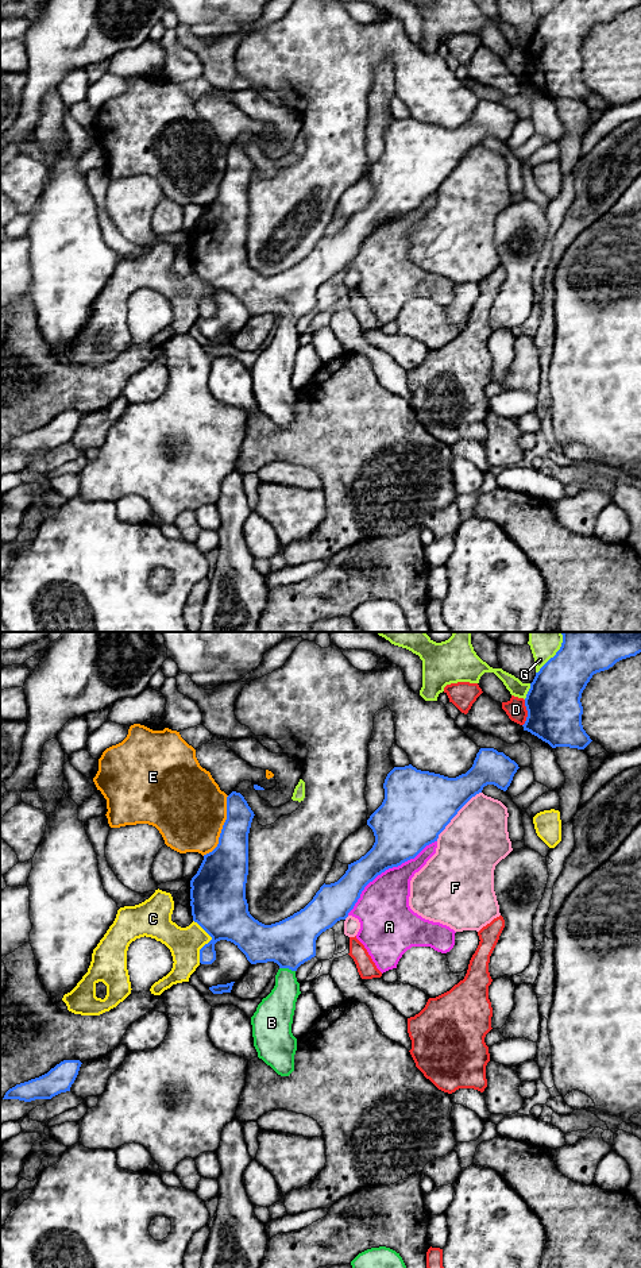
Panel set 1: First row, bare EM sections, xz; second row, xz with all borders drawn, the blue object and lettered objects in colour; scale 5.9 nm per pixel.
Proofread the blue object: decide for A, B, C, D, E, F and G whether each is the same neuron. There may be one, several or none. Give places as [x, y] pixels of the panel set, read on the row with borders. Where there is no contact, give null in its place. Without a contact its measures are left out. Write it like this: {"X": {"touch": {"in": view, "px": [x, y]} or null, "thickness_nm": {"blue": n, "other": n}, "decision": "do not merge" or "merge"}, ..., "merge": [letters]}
{"A": {"touch": {"in": "xz", "px": [386, 868]}, "thickness_nm": {"blue": 320, "other": 320}, "decision": "do not merge"}, "B": {"touch": {"in": "xz", "px": [288, 967]}, "thickness_nm": {"blue": 280, "other": 190}, "decision": "merge"}, "C": {"touch": {"in": "xz", "px": [209, 941]}, "thickness_nm": {"blue": 320, "other": 190}, "decision": "do not merge"}, "D": {"touch": {"in": "xz", "px": [528, 713]}, "thickness_nm": {"blue": 320, "other": 120}, "decision": "do not merge"}, "E": {"touch": {"in": "xz", "px": [223, 828]}, "thickness_nm": {"blue": 280, "other": 440}, "decision": "do not merge"}, "F": {"touch": {"in": "xz", "px": [456, 813]}, "thickness_nm": {"blue": 420, "other": 380}, "decision": "do not merge"}, "G": {"touch": {"in": "xz", "px": [528, 692]}, "thickness_nm": {"blue": 320, "other": 90}, "decision": "do not merge"}, "merge": ["B"]}

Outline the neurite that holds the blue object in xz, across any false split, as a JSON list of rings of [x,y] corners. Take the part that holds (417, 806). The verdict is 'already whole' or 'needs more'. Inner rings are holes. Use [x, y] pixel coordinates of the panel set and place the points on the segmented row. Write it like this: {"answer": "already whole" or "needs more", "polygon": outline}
{"answer": "needs more", "polygon": [[[480,748],[472,767],[456,778],[421,771],[412,764],[394,767],[386,776],[382,805],[370,816],[367,825],[372,829],[375,843],[359,860],[348,864],[345,874],[335,883],[323,884],[313,899],[293,916],[264,925],[248,912],[246,883],[248,875],[248,833],[254,812],[240,793],[227,797],[227,820],[223,825],[217,847],[204,855],[197,874],[190,880],[190,906],[193,921],[212,940],[200,949],[200,963],[212,964],[216,960],[215,944],[220,940],[233,943],[251,964],[274,961],[279,966],[275,986],[262,999],[251,1017],[254,1047],[258,1057],[278,1075],[289,1076],[294,1071],[297,1038],[291,1033],[293,1015],[300,991],[296,978],[297,968],[316,956],[317,937],[345,920],[360,898],[364,887],[389,868],[414,859],[426,845],[437,841],[457,812],[487,785],[506,791],[518,764],[494,748]]]}

